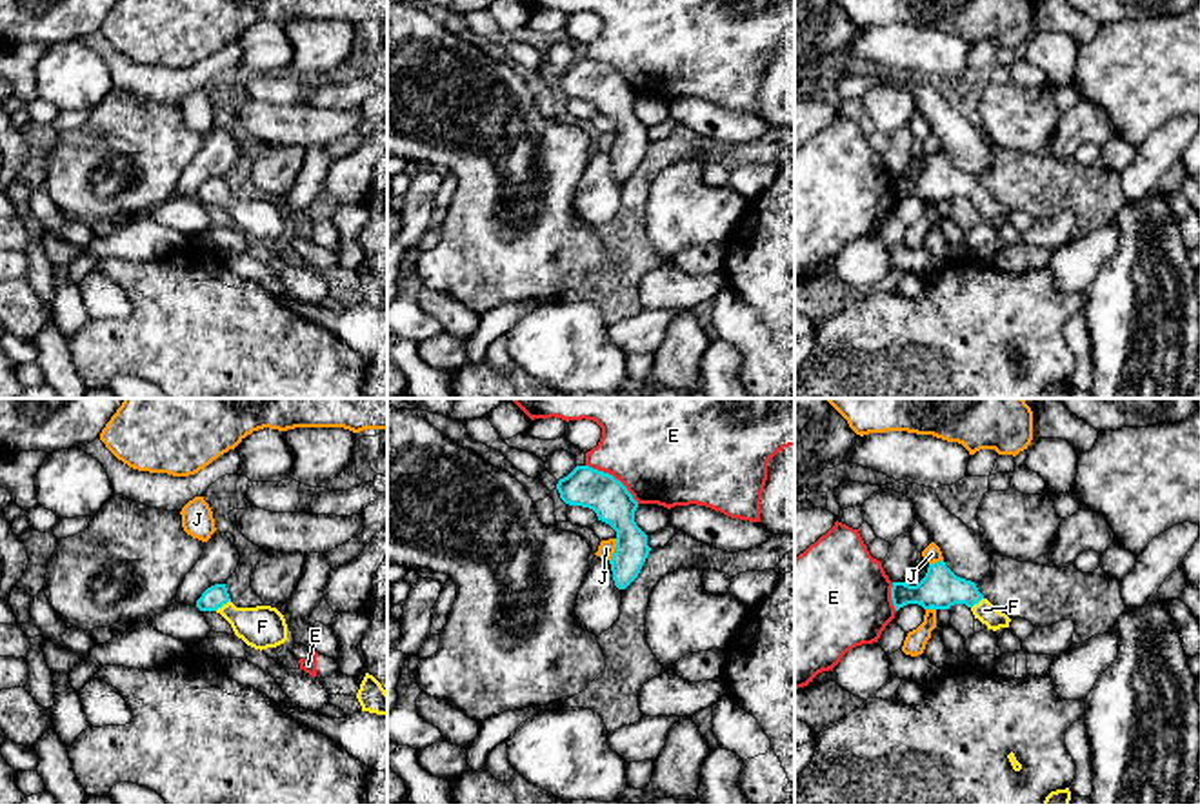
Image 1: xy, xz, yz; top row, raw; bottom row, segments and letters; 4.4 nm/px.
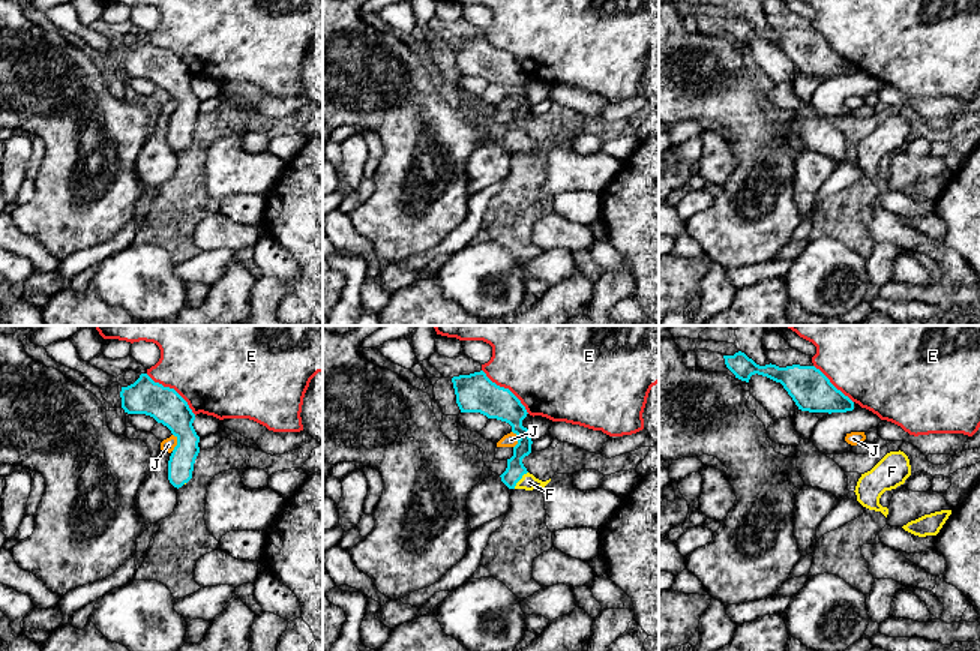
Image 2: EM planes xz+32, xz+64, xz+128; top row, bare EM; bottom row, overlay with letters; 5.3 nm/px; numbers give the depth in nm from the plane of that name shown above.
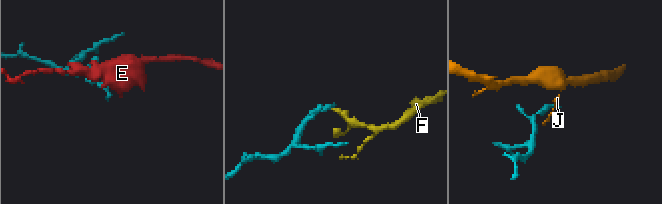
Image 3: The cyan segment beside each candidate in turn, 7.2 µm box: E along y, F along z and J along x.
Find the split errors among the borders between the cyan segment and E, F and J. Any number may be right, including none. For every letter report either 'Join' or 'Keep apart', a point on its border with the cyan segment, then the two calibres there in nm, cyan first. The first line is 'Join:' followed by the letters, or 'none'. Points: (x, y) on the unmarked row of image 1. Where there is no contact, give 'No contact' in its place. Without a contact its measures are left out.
Join: F
E: Keep apart. Touches cyan at xz (611, 68). Thickness 180 nm (cyan) against 440 nm
F: Join. Touches cyan at xy (222, 197). Thickness 100 nm (cyan) against 190 nm
J: Keep apart. Touches cyan at xz (615, 142). Thickness 180 nm (cyan) against 70 nm

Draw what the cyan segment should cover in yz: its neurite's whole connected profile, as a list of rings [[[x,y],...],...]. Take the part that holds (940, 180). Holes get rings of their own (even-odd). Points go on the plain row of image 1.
[[[944,153],[929,156],[916,178],[893,175],[891,193],[896,204],[907,196],[918,196],[924,202],[949,202],[955,196],[965,196],[975,211],[993,224],[1009,220],[1011,215],[978,184],[975,175],[956,169]]]

